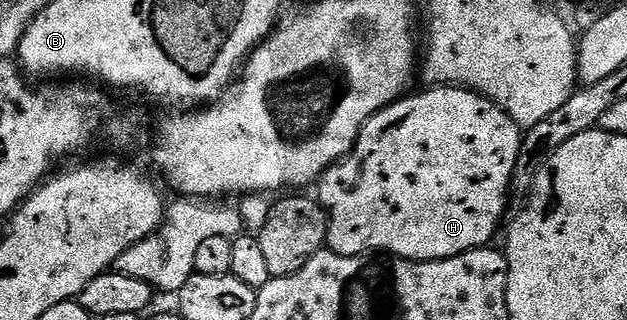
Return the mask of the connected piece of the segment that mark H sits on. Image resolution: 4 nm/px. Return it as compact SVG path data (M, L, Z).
M430 87L427 93L418 93L415 97L403 96L387 109L381 109L366 120L353 149L342 160L331 165L317 182L316 200L326 212L326 245L329 252L356 257L381 251L386 255L403 257L405 261L443 261L473 249L489 246L506 213L506 201L510 197L510 180L516 167L516 159L522 150L523 130L498 105L492 104L487 97L481 97L471 89L457 87Z

